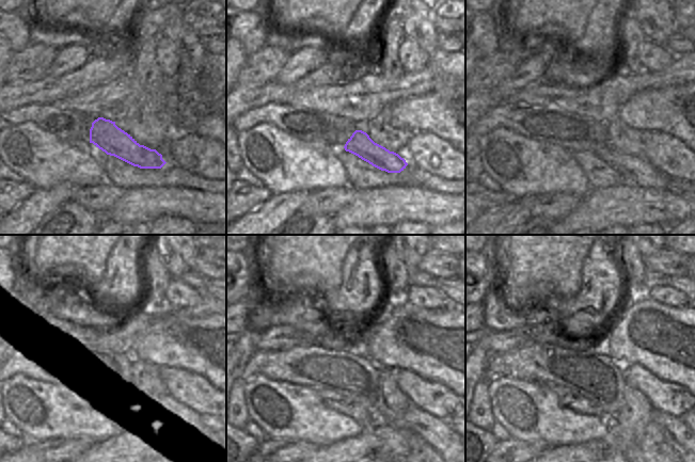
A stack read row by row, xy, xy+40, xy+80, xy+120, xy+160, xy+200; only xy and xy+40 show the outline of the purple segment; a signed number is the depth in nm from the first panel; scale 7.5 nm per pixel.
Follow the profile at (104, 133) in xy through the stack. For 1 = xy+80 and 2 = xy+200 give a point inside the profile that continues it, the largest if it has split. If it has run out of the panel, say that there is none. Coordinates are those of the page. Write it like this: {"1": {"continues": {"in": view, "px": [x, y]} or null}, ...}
{"1": {"continues": {"in": "xy+80", "px": [634, 170]}}, "2": {"continues": {"in": "xy+200", "px": [682, 440]}}}

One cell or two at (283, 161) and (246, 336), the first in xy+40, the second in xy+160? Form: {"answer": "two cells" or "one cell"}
{"answer": "two cells"}

